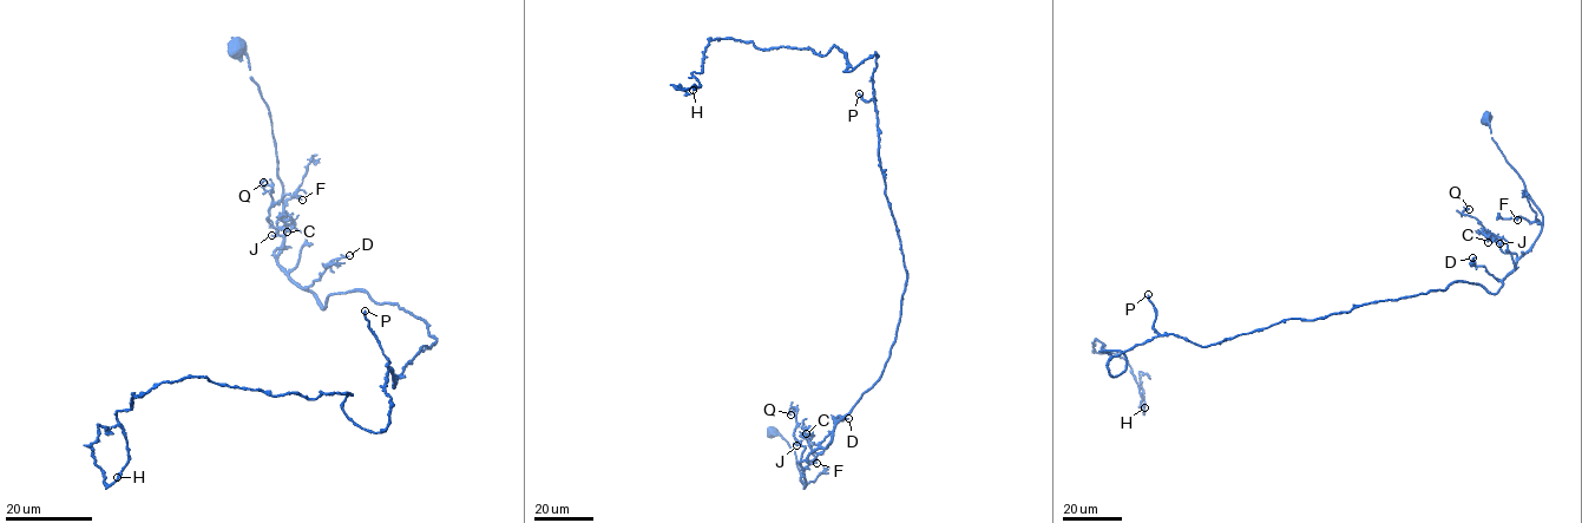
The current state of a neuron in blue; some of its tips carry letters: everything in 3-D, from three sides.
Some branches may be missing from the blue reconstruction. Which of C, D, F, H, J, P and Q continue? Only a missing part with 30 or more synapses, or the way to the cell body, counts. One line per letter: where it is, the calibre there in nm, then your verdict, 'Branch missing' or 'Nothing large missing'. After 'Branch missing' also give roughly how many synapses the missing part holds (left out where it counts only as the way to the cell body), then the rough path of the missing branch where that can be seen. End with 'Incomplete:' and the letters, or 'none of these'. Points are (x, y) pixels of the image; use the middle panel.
C: Place: (806, 433). Thickness 140 nm. Nothing large missing
D: Place: (848, 418). Thickness 160 nm. Nothing large missing
F: Place: (816, 463). Thickness 110 nm. Nothing large missing
H: Place: (693, 90). Thickness 420 nm. Nothing large missing
J: Place: (796, 445). Thickness 130 nm. Nothing large missing
P: Place: (859, 93). Thickness 300 nm. Branch missing. Roughly 180 synapses. Course of what is missing: (859, 93), (840, 106), (837, 154), (824, 159), (805, 146), (821, 148), (828, 168), (805, 187)
Q: Place: (790, 414). Thickness 140 nm. Nothing large missing
Incomplete: P

